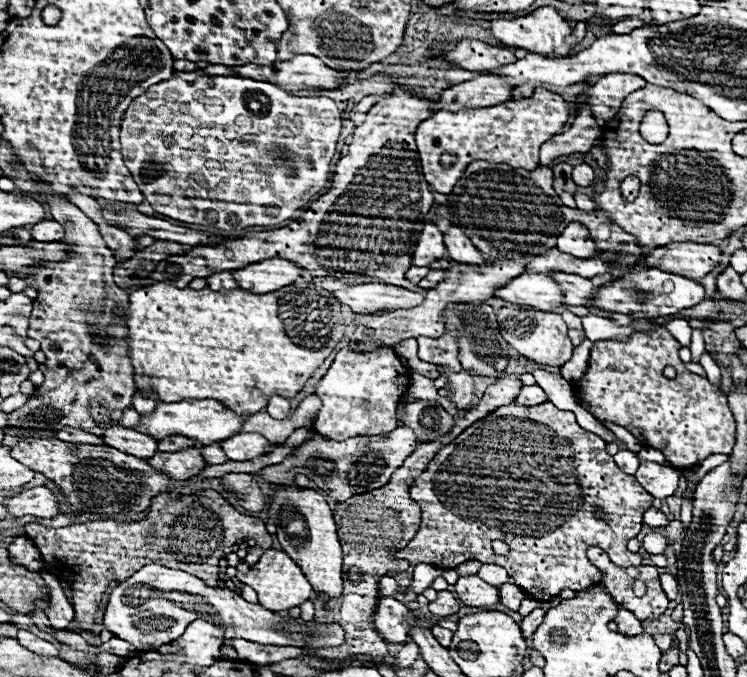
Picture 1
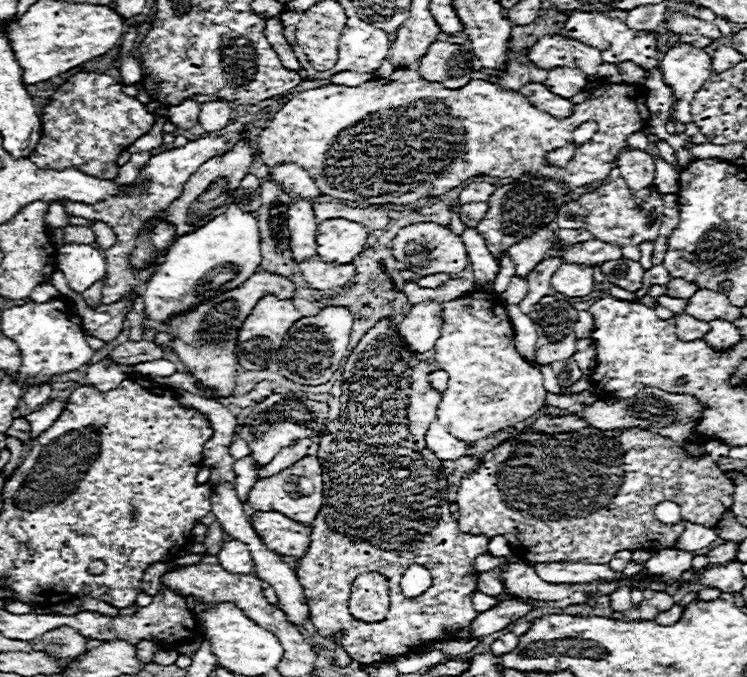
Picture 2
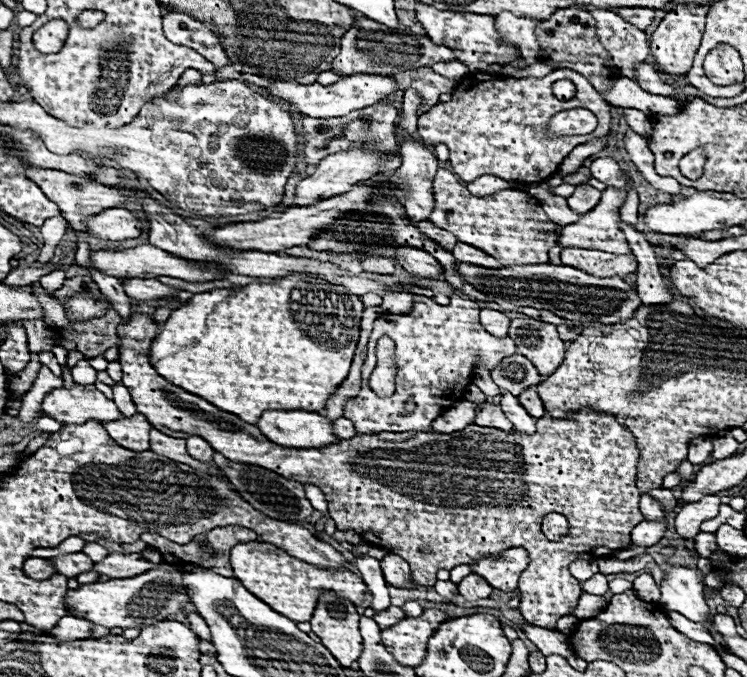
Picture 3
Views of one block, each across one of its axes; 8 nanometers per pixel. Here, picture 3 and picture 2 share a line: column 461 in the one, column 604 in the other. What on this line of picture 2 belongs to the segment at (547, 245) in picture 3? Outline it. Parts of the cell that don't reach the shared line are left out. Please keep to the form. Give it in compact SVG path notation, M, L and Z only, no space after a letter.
M622 178L614 181L606 181L592 188L588 192L582 192L574 200L566 202L558 210L558 226L560 228L584 228L592 232L598 240L626 246L626 244L640 244L642 240L656 240L658 228L662 214L658 212L662 204L662 194L656 192L654 186L640 190L640 192L630 192Z

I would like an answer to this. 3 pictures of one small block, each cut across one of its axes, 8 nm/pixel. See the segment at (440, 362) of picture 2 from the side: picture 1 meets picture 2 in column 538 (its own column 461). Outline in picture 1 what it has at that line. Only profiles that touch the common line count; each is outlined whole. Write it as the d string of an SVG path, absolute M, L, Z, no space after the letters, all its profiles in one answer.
M438 366L438 368L440 368L440 374L448 376L448 384L452 384L452 388L454 388L454 394L450 396L450 400L456 402L458 410L470 408L470 404L472 404L472 392L474 392L470 372L468 370L452 372L452 370L444 368L444 366Z

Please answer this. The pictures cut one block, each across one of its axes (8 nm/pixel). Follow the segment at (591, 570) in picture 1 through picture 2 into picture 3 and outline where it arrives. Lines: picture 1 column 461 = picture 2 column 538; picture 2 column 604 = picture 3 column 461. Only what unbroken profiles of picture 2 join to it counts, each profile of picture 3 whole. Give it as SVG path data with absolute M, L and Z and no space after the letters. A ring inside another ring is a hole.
M132 314L130 322L128 324L120 324L118 326L118 336L120 336L120 364L122 364L122 370L124 370L124 378L122 378L122 384L130 390L132 394L132 400L136 404L136 410L142 412L150 424L154 428L158 428L160 432L168 434L168 436L174 436L174 438L186 438L186 436L202 436L206 442L210 442L210 446L216 450L216 452L222 452L226 458L230 460L238 460L238 462L246 462L246 464L256 464L256 466L262 466L262 468L268 468L268 470L274 470L278 472L280 476L288 478L288 480L296 480L296 482L302 482L302 484L312 484L312 486L318 486L326 500L328 500L328 510L330 510L330 516L332 520L336 522L336 528L338 530L354 530L358 532L362 538L366 540L374 540L372 544L380 544L380 548L388 548L388 550L394 550L394 554L402 556L408 564L410 564L410 570L412 570L412 584L414 586L434 586L436 582L436 572L440 568L446 568L446 570L452 570L454 566L458 564L470 564L472 560L478 560L480 556L488 556L488 554L500 554L508 548L526 548L528 554L530 554L530 564L526 568L526 576L520 578L520 592L522 592L522 602L520 602L520 612L524 616L524 620L528 624L534 624L534 626L540 626L540 628L548 628L548 630L554 630L556 628L556 622L558 618L566 616L566 614L572 614L574 610L574 604L578 604L578 596L580 596L580 584L574 576L570 576L568 572L568 564L574 562L576 558L580 560L596 560L596 558L606 558L610 556L614 550L622 550L622 548L628 548L630 546L630 532L634 528L634 524L642 522L642 514L638 512L638 500L640 500L640 492L636 488L636 462L638 462L638 450L636 450L636 444L634 444L634 438L630 438L630 432L626 428L622 428L612 416L604 416L604 414L594 414L594 412L580 412L576 418L566 418L566 420L556 420L548 414L544 414L542 418L538 418L536 422L536 432L530 436L530 434L520 434L520 432L502 432L502 430L496 430L496 428L484 428L484 426L476 426L476 424L470 424L470 428L464 428L462 432L452 432L448 436L444 434L438 434L438 432L418 432L418 434L370 434L370 436L354 436L350 440L338 440L336 444L332 446L324 446L324 448L286 448L286 446L278 446L274 442L270 442L262 432L258 432L256 426L250 426L246 422L242 422L238 416L232 416L232 414L226 414L210 404L206 404L206 400L170 384L168 380L164 380L162 376L158 376L158 372L154 370L154 366L150 364L150 344L152 340L158 336L158 324L152 320L152 316L138 316L138 314ZM132 348L132 350L128 350ZM550 512L558 512L562 516L566 516L568 524L570 524L570 530L568 534L560 540L560 542L552 542L548 540L542 530L540 530L540 524L542 524L542 518ZM420 546L428 546L428 552L420 552Z

